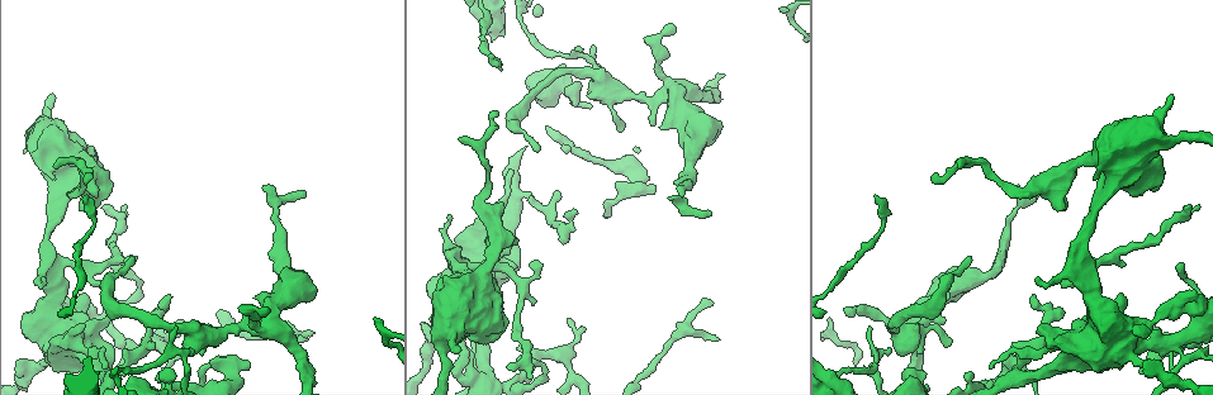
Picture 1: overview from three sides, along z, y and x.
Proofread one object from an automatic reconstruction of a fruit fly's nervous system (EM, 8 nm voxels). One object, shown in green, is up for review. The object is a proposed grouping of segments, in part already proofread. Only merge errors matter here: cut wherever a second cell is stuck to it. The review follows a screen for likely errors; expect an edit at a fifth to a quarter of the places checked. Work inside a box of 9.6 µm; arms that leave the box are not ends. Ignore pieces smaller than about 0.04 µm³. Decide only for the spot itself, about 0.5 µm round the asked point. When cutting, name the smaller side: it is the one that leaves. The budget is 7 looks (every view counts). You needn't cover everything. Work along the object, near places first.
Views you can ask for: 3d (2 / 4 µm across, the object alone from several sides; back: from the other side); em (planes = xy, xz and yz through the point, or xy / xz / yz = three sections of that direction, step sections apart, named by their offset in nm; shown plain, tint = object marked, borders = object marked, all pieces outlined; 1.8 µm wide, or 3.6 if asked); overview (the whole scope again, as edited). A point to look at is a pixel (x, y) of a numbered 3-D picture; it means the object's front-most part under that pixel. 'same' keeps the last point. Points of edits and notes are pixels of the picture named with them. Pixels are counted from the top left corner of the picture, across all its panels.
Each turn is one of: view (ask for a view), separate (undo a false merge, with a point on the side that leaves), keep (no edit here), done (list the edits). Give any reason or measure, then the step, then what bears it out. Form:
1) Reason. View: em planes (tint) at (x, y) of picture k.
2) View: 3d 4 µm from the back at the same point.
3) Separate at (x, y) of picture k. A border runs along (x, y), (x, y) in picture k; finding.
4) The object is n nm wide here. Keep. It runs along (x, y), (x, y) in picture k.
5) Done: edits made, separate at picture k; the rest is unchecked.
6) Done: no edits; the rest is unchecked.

View: 3d 2 µm from the back at (1053, 180) of picture 1.

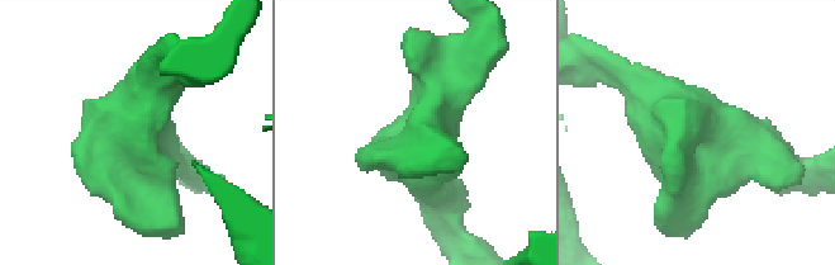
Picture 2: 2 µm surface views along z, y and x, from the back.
Need the tissue. View: em xz step 4 (tint) at (146, 138) of picture 2.

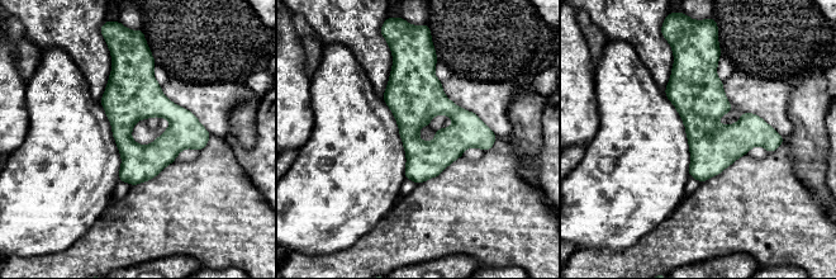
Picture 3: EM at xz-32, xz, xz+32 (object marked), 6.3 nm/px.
View: em planes (tint) at the same point.

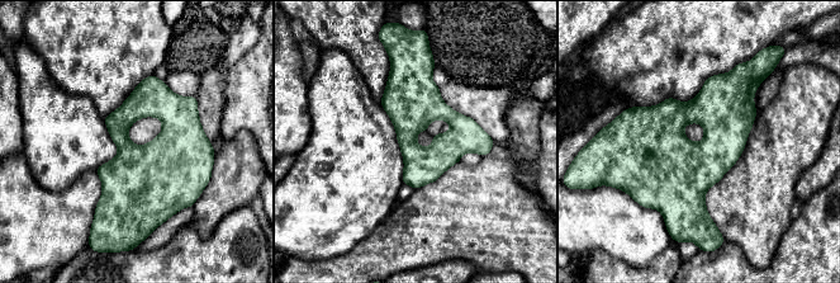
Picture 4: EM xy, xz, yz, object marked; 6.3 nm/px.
Keep. Continuous, no second cell.

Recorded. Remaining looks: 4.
View: 3d 4 µm at (56, 153) of picture 1.

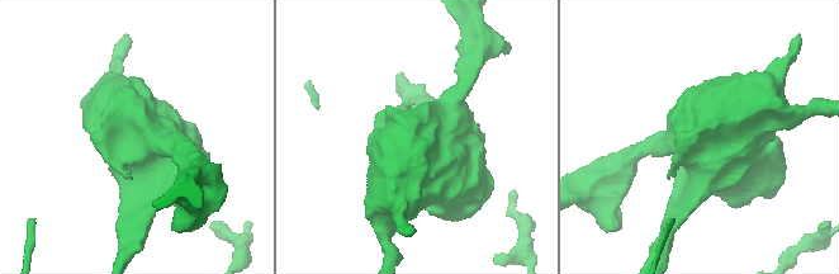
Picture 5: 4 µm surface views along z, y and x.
View: em 3.6 µm planes (plain) at (133, 131) of picture 5.

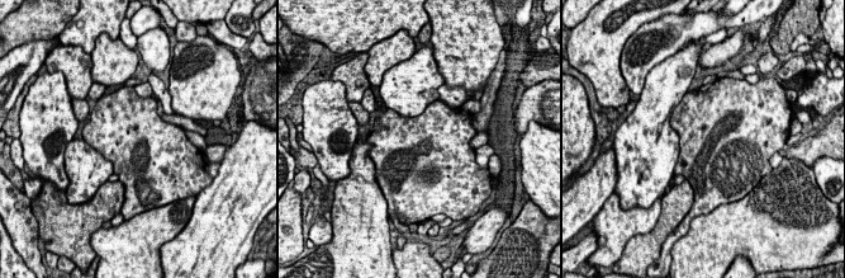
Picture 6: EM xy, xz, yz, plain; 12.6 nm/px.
Where the object lies. View: em 3.6 µm planes (tint) at the same point.

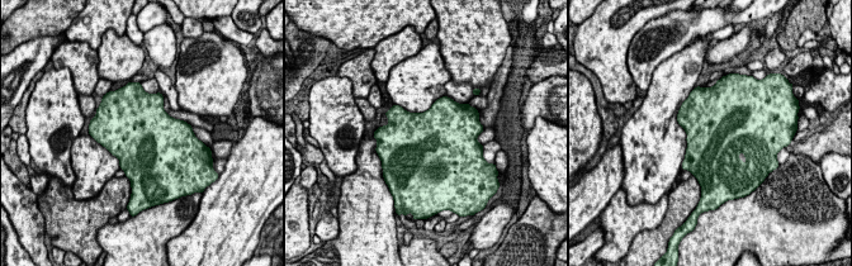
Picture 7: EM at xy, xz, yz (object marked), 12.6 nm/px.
Keep. All the same cell.

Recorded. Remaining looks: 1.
Done: no edits; the rest is unchecked.

